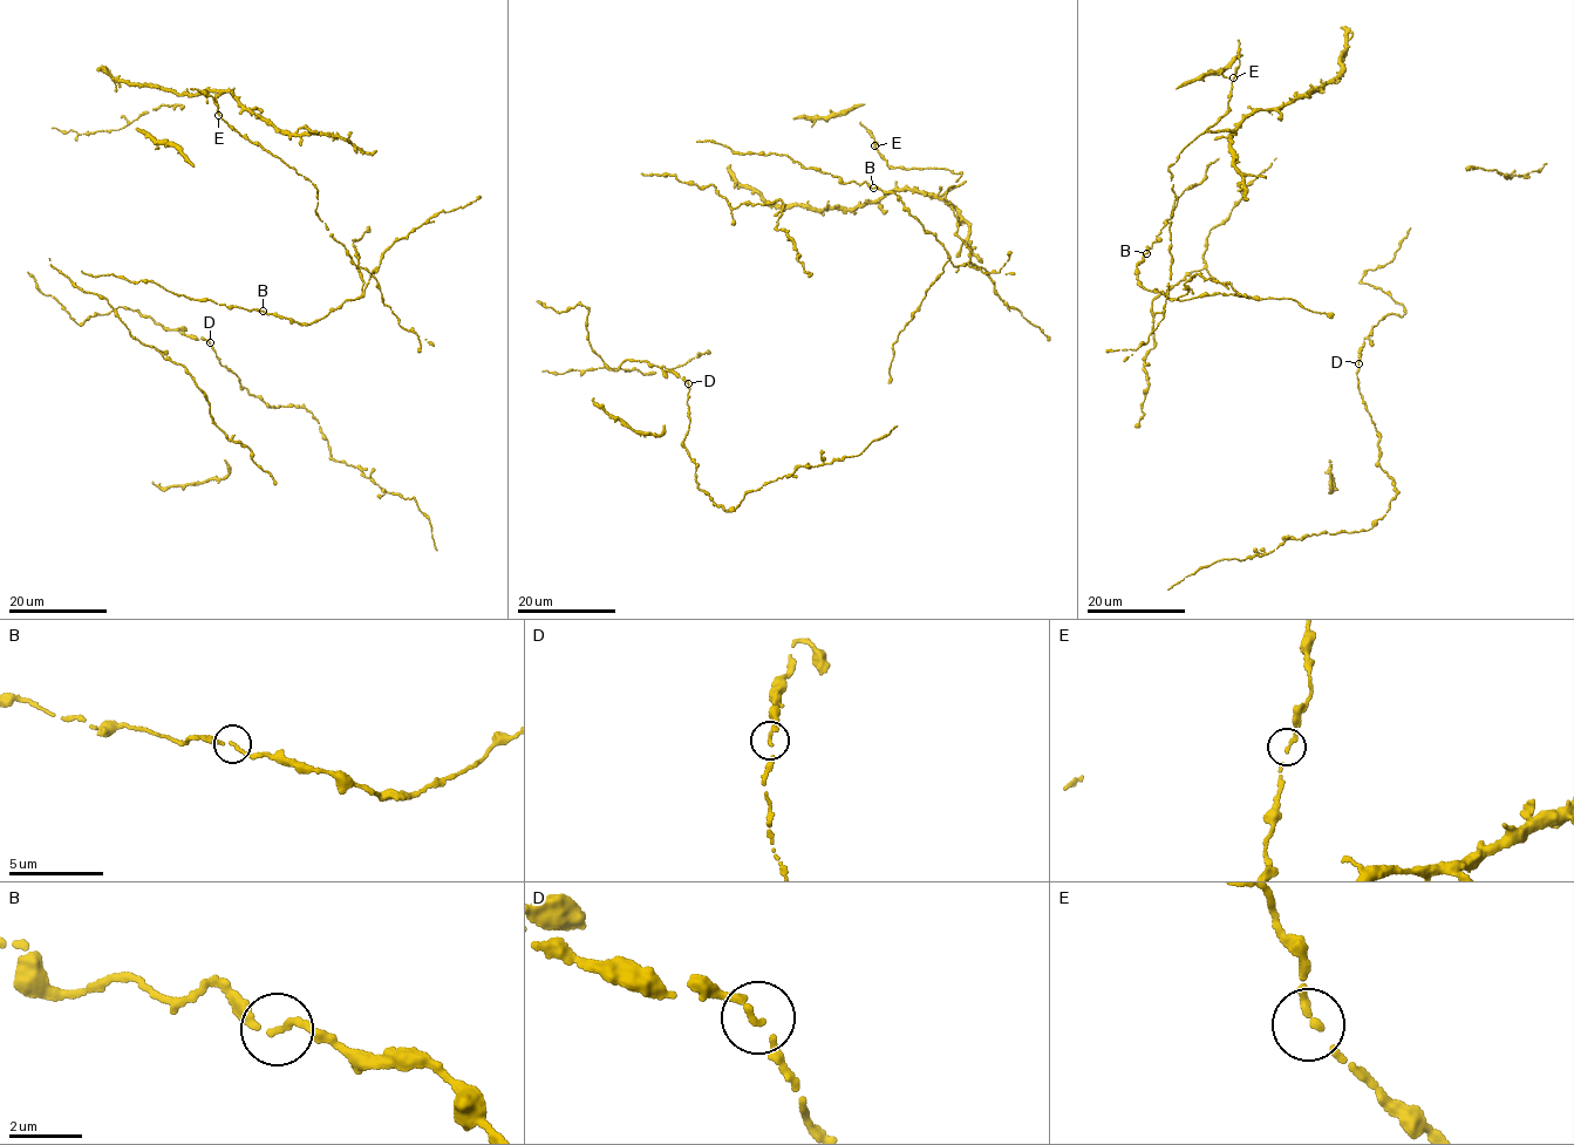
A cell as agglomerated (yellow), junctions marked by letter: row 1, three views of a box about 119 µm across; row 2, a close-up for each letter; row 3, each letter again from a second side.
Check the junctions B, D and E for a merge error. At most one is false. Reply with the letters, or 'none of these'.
none of these

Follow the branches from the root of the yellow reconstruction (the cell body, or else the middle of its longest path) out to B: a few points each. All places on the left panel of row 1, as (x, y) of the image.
B: (186, 297), (264, 311)

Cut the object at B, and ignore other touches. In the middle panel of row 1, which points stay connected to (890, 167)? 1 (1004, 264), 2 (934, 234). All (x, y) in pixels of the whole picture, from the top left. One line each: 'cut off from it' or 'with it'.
1: with it
2: cut off from it

